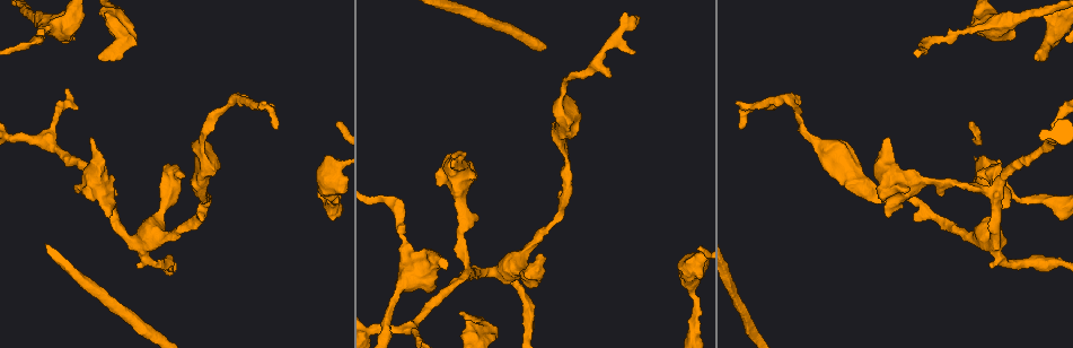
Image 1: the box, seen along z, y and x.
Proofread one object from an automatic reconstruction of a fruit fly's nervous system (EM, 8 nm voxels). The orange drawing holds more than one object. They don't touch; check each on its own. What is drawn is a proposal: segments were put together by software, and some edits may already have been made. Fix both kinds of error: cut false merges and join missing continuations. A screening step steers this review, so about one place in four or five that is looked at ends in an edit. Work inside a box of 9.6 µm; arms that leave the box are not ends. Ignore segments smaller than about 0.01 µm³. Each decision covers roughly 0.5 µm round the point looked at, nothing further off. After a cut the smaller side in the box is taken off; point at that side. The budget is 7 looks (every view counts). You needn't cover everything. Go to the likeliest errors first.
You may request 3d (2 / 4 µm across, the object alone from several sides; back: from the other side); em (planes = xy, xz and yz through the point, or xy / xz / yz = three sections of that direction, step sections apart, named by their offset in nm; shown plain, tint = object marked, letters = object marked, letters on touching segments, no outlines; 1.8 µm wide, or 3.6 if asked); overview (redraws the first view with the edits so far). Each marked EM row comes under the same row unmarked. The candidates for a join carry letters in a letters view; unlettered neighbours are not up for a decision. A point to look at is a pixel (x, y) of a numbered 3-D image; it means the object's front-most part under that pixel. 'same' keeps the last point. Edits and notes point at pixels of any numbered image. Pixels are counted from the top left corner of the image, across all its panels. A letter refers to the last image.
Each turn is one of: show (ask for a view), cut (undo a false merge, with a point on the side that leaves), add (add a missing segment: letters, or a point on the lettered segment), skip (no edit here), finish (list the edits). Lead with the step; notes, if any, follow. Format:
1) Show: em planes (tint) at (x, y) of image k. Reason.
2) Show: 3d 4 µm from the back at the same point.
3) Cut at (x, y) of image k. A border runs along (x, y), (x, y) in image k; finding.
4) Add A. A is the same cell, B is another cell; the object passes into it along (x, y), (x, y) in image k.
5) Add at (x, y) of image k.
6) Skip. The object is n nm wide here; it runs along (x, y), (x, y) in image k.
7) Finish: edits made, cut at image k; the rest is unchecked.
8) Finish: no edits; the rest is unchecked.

Show: em planes (letters) at (459, 312) of image 1. Branch stops here.

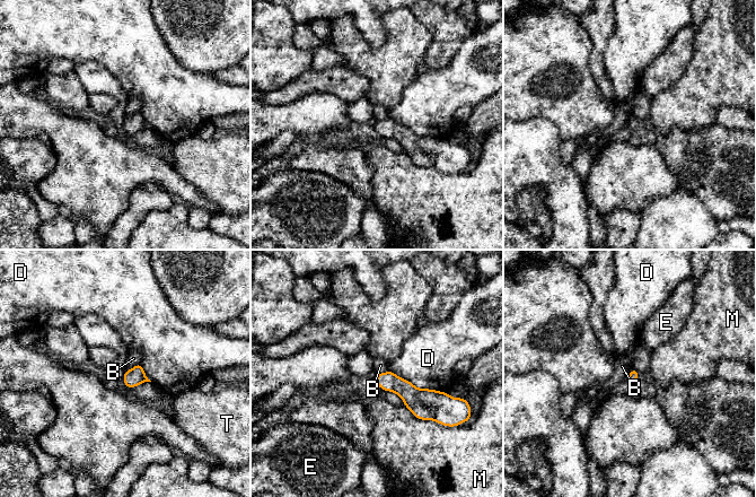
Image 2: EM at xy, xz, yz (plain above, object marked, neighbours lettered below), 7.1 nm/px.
Skip. B, D, E, M and T are other cells; a border runs along (140, 362), (125, 371) in image 2; no lettered segment goes on from it.

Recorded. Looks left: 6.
Show: em planes (letters) at (278, 127) of image 1. Branch stops here.

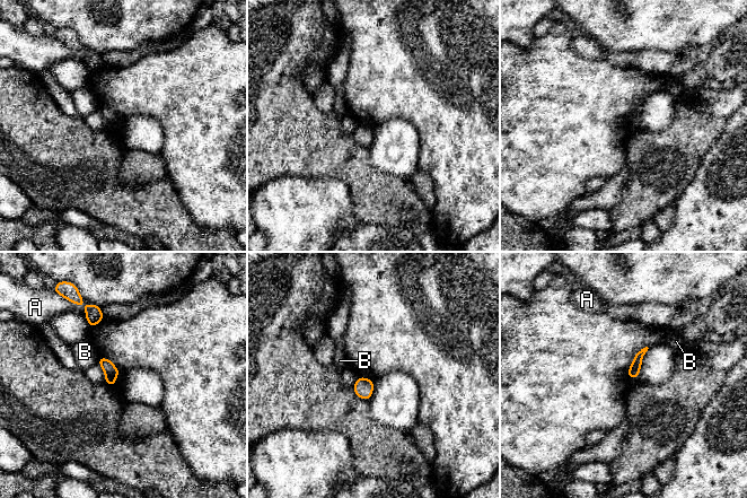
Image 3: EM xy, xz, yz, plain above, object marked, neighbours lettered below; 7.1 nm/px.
Skip. A and B are other cells; a border runs along (100, 356), (97, 361) in image 3; none of them fits.

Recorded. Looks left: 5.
Show: 3d 4 µm at (452, 164) of image 1. Free end.

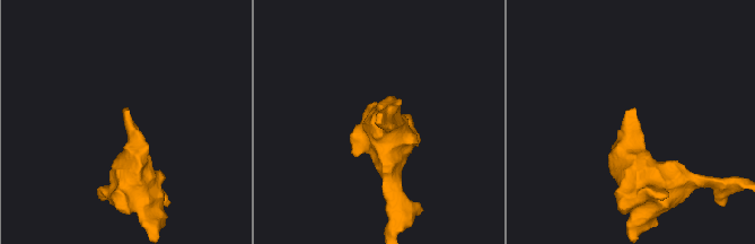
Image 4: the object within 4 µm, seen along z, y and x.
Show: em xy step 4 (letters) at (377, 122) of image 4. Now the EM.

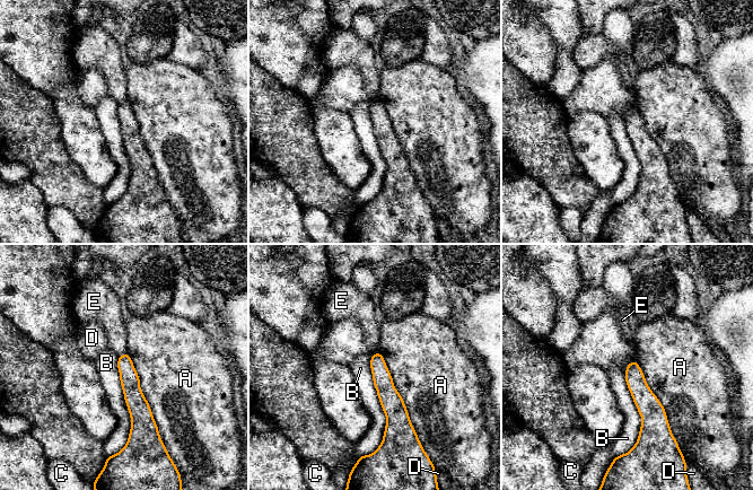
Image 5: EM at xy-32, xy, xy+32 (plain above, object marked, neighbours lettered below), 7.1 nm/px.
Show: em xz step 4 (letters) at the same point. Cut it another way.

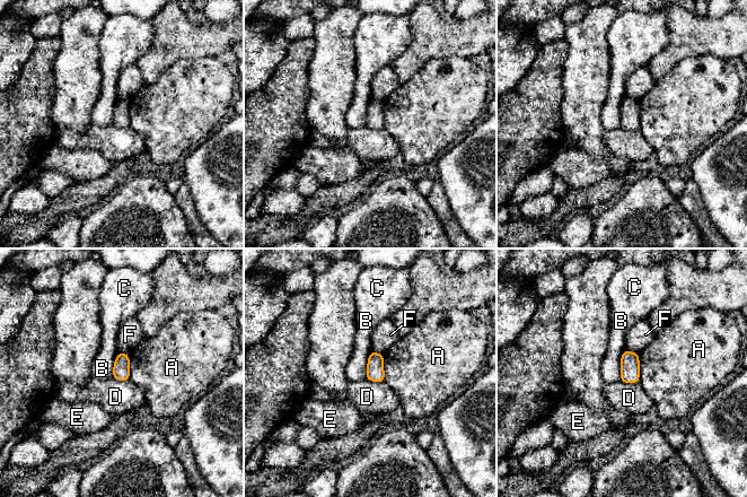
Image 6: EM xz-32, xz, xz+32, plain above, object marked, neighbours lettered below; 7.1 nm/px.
Skip. A, B, C, D, E and F are other cells; a border runs along (625, 349), (621, 356), (618, 380) in image 6; none of them fits.

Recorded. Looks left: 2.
Finish: no edits; the rest is unchecked.

